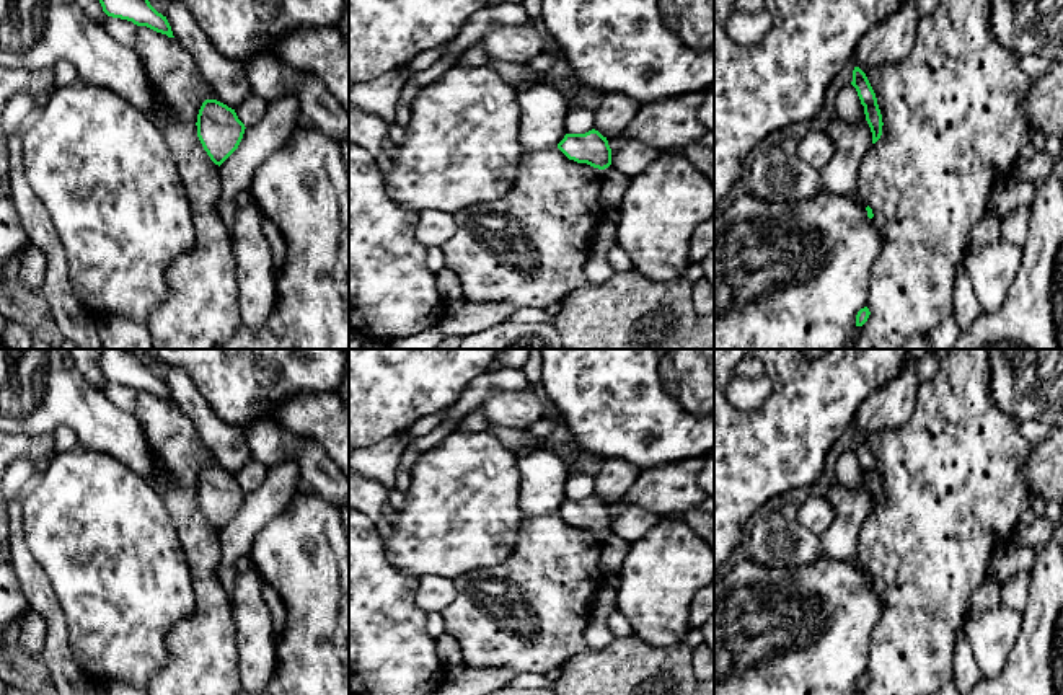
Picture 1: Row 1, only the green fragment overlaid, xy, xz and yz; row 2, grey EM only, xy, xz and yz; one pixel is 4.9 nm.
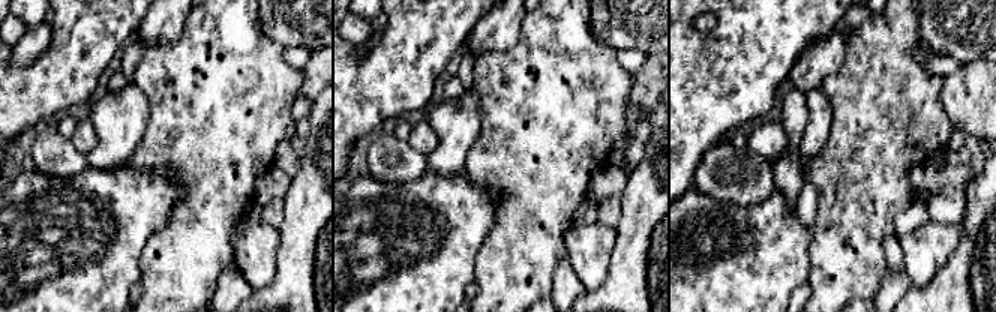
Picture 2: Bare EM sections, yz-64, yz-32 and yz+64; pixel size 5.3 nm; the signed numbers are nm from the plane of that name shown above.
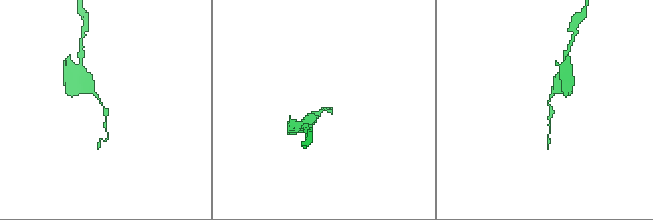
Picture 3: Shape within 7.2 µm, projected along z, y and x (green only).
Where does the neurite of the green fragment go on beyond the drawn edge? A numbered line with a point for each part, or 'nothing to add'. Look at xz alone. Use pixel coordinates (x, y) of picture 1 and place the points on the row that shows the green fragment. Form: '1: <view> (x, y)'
nothing to add

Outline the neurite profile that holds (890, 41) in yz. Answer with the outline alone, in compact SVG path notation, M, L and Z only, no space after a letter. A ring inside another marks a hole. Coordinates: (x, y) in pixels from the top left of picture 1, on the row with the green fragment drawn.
M903 0L895 13L861 38L854 52L856 67L869 77L874 69L884 64L902 62L913 49L918 23L916 0Z

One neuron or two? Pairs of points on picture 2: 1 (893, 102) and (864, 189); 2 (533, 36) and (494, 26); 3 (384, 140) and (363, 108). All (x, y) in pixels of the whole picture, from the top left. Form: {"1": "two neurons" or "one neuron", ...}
{"1": "one neuron", "2": "two neurons", "3": "two neurons"}

